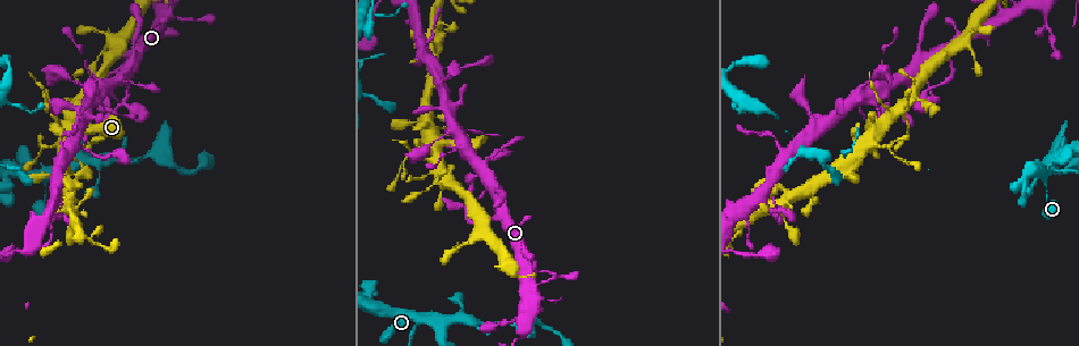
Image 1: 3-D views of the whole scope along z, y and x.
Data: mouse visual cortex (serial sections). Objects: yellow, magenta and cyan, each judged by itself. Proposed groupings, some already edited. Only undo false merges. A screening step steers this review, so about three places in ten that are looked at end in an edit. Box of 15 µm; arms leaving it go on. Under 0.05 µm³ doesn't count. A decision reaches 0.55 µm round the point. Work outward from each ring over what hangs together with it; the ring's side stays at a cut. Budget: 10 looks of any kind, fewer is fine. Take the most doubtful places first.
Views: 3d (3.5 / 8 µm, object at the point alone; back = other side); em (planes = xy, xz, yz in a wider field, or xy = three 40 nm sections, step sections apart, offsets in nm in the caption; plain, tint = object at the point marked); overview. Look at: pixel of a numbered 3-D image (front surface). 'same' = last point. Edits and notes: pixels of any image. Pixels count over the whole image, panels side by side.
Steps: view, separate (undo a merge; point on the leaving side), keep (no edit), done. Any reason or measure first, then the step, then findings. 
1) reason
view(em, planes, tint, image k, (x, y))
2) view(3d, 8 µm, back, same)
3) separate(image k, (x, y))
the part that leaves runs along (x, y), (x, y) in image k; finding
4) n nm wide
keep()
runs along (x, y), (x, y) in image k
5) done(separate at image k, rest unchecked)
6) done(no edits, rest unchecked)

a narrow waist
view(3d, 3.5 µm, image 1, (410, 314))

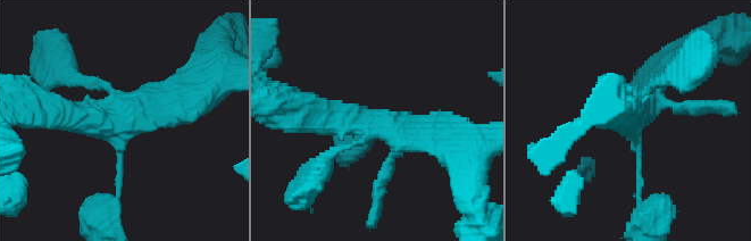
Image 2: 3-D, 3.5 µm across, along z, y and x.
view(em, xy, step 1, tint, image 2, (380, 121))

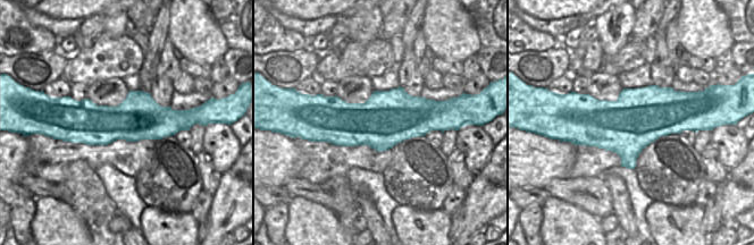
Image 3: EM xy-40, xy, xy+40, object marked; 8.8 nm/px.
keep()
runs along (67, 113), (185, 127) in image 3; one cell here

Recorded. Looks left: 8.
thick turns thin
view(3d, 3.5 µm, image 1, (58, 143))

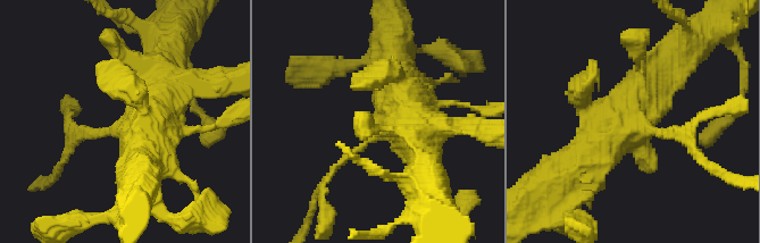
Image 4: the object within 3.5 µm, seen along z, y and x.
arms of 100, 600 nm; need the tissue
view(em, planes, tint, image 4, (645, 129))

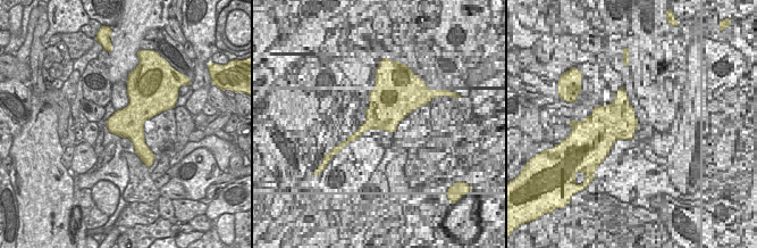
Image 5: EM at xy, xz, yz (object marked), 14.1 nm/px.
keep()
runs along (170, 92), (135, 127), (83, 134), (68, 148) in image 4; one cell here

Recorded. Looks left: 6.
view(3d, 8 µm, image 1, (886, 95))

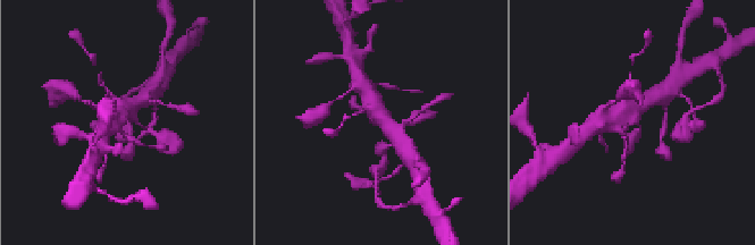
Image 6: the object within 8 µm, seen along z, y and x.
view(3d, 3.5 µm, image 6, (389, 118))

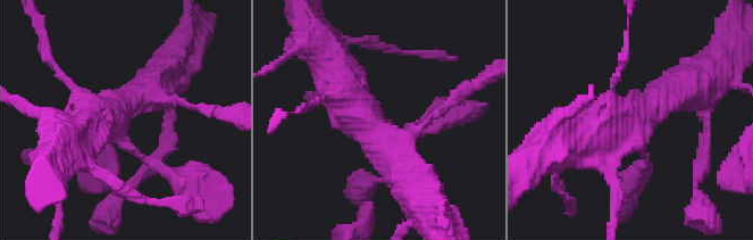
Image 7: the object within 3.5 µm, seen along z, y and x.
keep()
continuous, no second cell

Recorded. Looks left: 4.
view(3d, 3.5 µm, image 1, (480, 321))

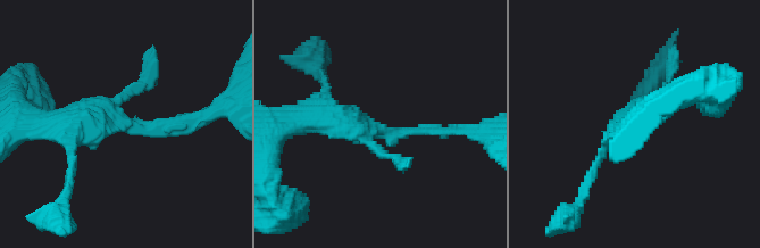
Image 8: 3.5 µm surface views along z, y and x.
need the tissue
view(em, xy, step 3, tint, image 8, (123, 122))

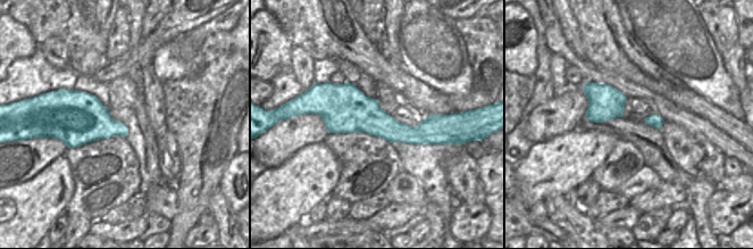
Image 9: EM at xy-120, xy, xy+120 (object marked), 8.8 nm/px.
keep()
runs along (306, 117), (340, 114), (372, 131), (452, 131) in image 8; one cell here

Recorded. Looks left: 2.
done(no edits, rest unchecked)

